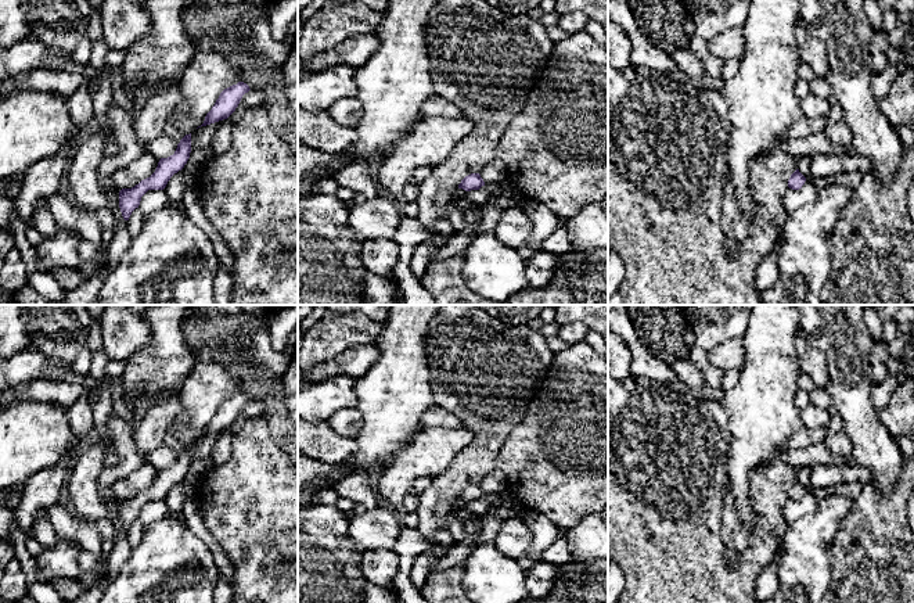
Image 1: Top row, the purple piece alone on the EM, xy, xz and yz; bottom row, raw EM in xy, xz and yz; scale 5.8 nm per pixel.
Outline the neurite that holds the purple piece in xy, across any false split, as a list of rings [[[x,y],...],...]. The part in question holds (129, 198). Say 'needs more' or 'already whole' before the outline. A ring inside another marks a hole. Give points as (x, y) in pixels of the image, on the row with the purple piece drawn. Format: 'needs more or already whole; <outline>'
already whole; [[[191,133],[186,134],[173,155],[161,158],[155,172],[141,180],[132,189],[122,189],[119,191],[119,208],[125,220],[129,220],[132,212],[138,208],[141,197],[148,190],[163,190],[170,177],[181,171],[187,164],[191,152]]]

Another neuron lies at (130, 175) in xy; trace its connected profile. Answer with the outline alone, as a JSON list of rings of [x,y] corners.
[[[145,151],[136,161],[115,172],[115,186],[120,190],[134,187],[141,180],[150,177],[155,172],[158,162],[159,158],[155,158],[154,155]]]

